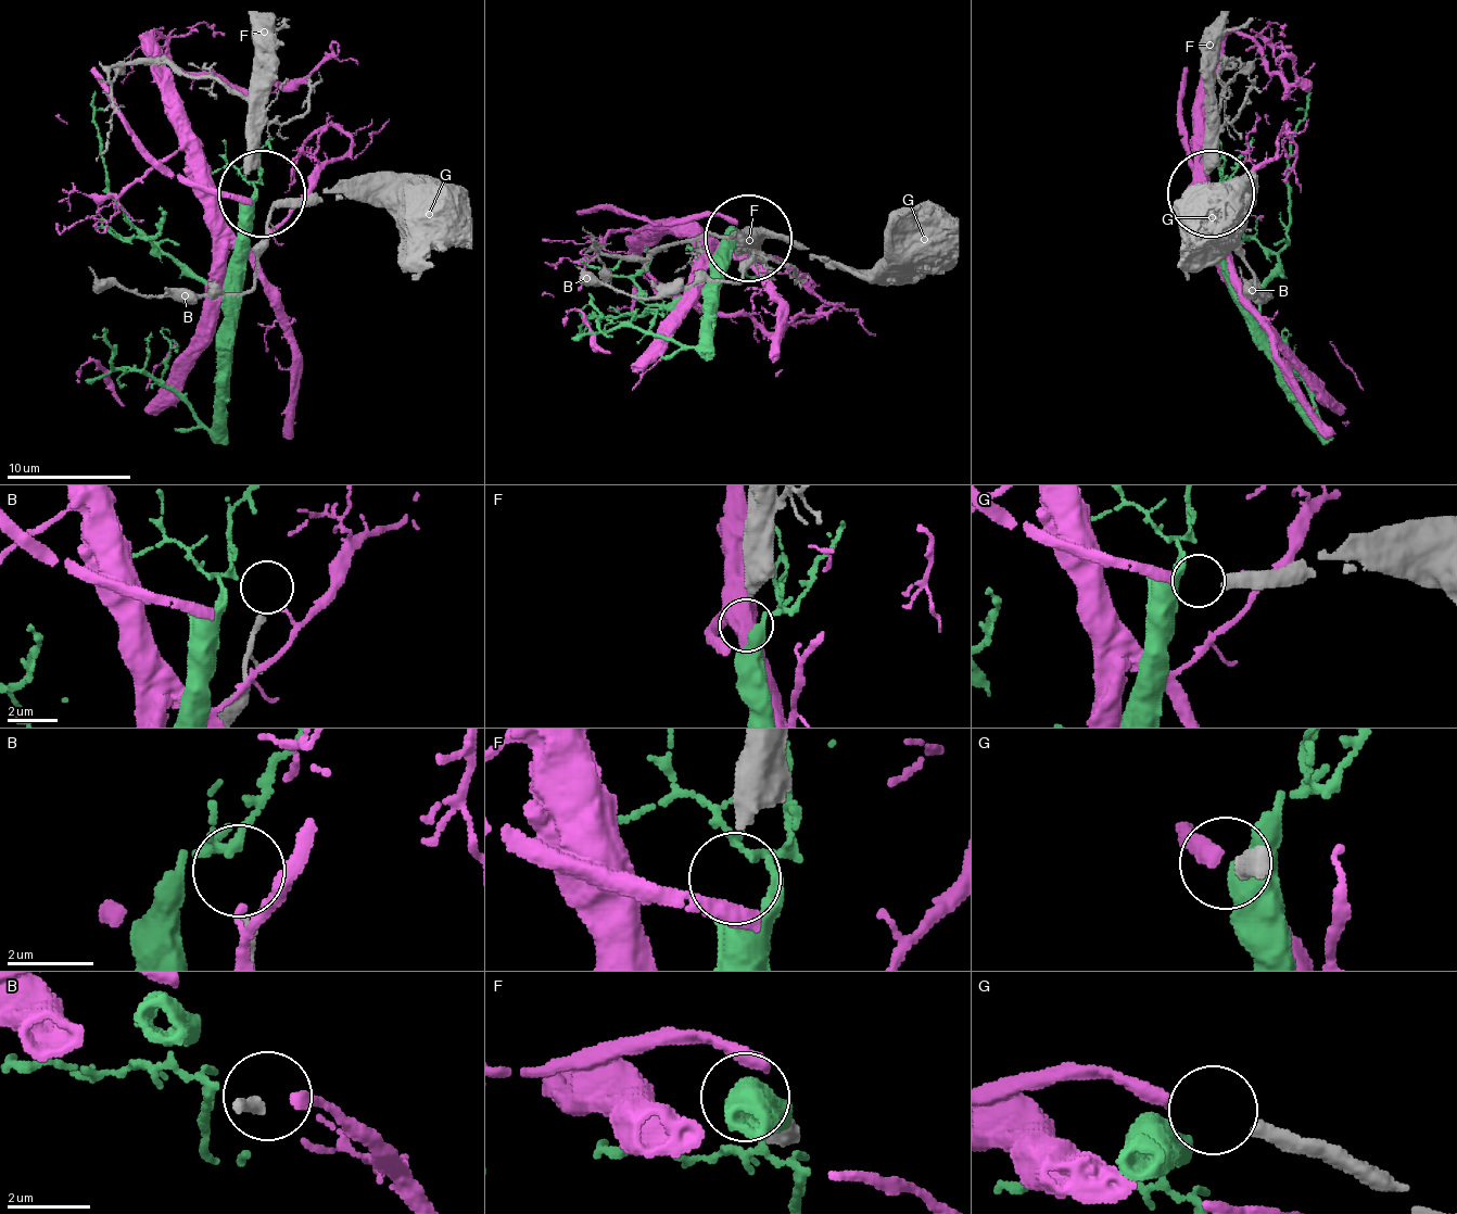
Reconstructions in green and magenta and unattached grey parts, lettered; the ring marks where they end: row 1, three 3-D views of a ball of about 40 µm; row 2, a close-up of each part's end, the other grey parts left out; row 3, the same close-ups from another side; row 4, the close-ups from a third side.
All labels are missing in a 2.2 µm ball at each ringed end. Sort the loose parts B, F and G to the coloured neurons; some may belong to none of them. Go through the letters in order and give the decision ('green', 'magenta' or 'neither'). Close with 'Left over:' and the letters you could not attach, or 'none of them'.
B: neither
F: green
G: magenta
Left over: B

